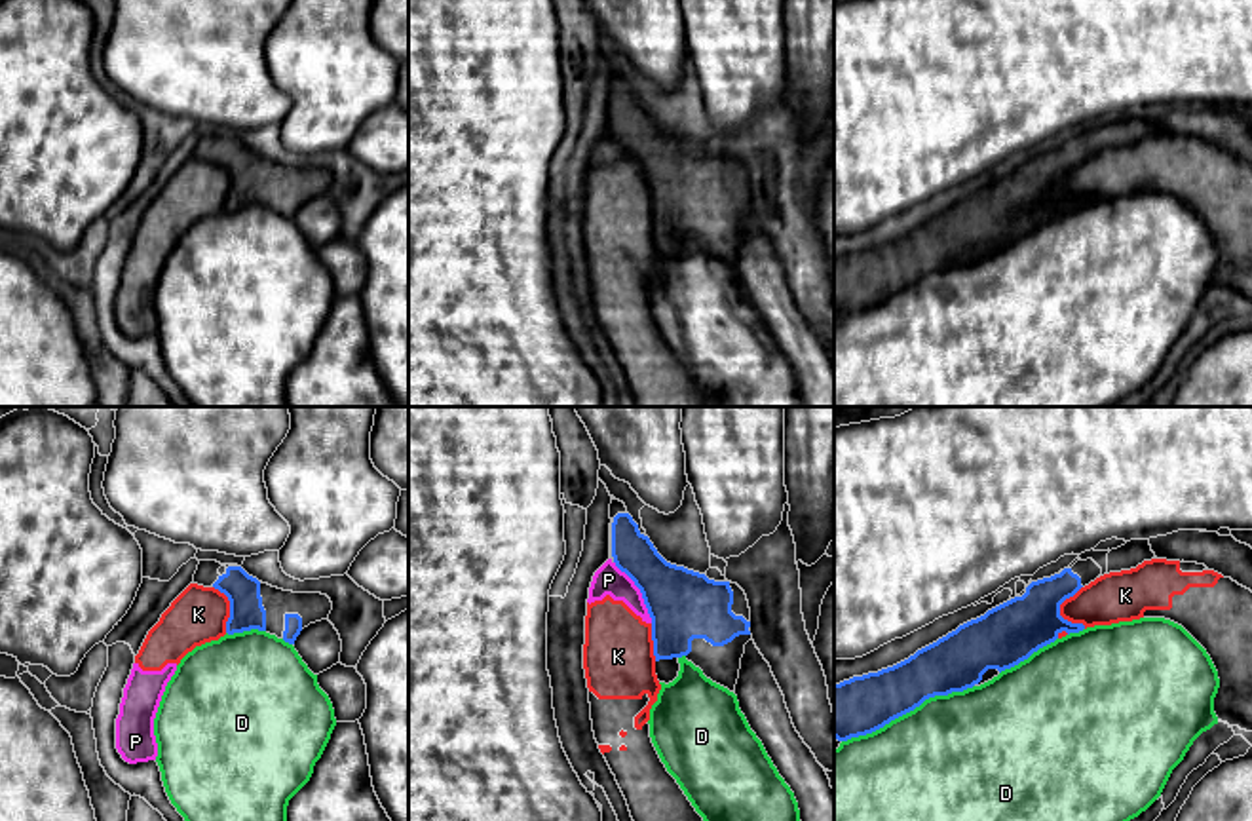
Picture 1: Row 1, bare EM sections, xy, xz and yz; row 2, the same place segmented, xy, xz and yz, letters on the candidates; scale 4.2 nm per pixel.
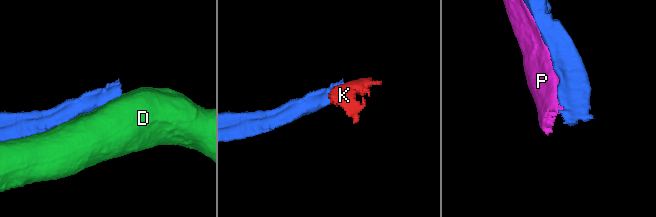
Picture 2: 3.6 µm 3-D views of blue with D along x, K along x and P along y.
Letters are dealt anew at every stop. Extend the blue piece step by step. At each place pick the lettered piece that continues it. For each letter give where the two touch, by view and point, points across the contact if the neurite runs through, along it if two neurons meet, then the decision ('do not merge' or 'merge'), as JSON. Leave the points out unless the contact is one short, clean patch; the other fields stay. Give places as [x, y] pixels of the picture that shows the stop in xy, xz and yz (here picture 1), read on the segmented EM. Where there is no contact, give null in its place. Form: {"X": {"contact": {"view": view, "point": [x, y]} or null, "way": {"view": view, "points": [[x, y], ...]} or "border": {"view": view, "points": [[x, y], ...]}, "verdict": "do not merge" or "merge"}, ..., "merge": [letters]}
{"D": {"contact": {"view": "yz", "point": [907, 711]}, "verdict": "do not merge"}, "K": {"contact": {"view": "yz", "point": [1059, 612]}, "border": {"view": "yz", "points": [[1081, 586], [1061, 605], [1061, 614], [1085, 628]]}, "verdict": "do not merge"}, "P": {"contact": {"view": "xz", "point": [641, 591]}, "verdict": "do not merge"}, "merge": []}

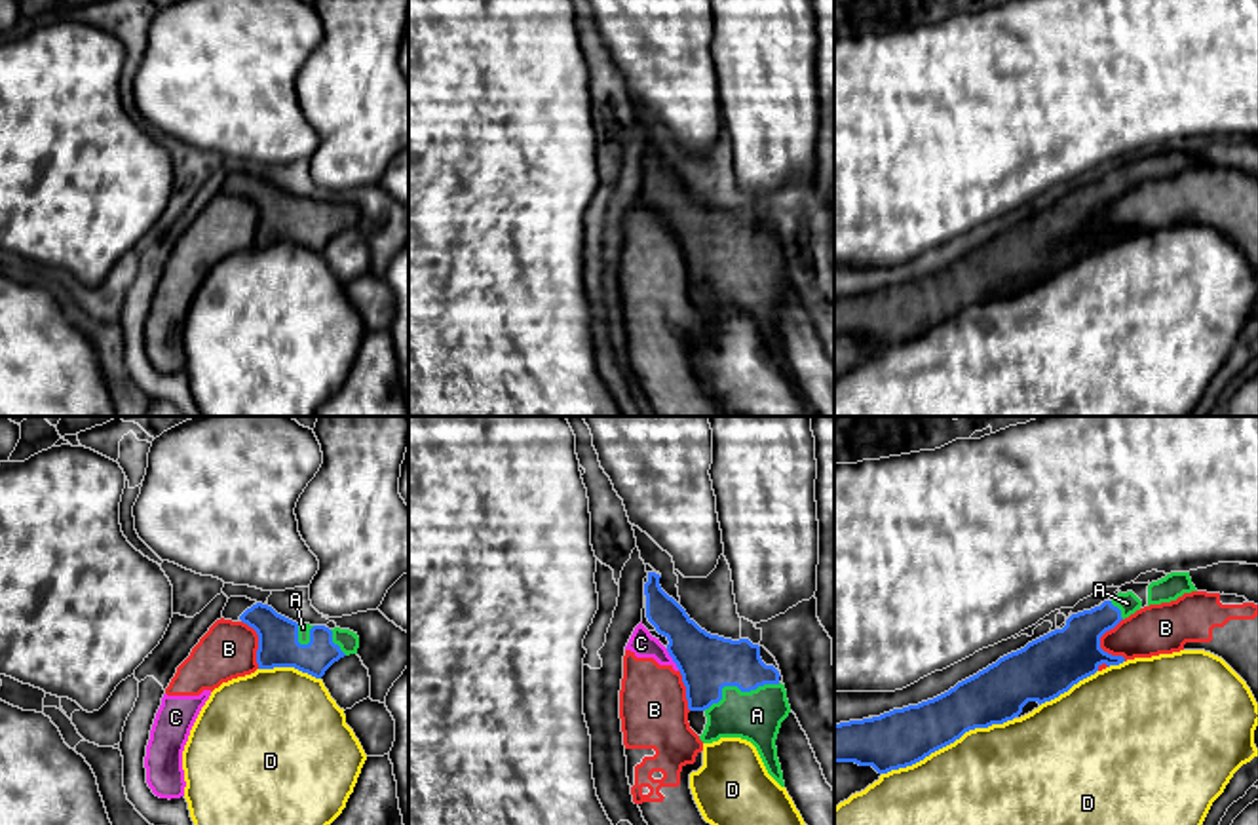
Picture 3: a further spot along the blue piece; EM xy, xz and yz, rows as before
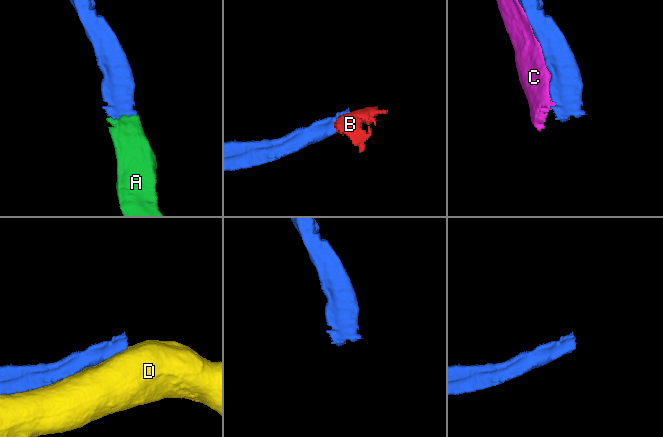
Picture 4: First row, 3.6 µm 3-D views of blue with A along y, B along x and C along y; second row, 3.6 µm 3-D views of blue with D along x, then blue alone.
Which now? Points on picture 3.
{"A": {"contact": {"view": "xz", "point": [738, 687]}, "verdict": "merge"}, "B": {"contact": {"view": "yz", "point": [1099, 645]}, "border": {"view": "yz", "points": [[1122, 618], [1101, 637], [1101, 647], [1125, 660]]}, "verdict": "do not merge"}, "C": {"contact": {"view": "xz", "point": [673, 660]}, "verdict": "do not merge"}, "D": {"contact": {"view": "yz", "point": [947, 744]}, "verdict": "do not merge"}, "merge": ["A"]}

